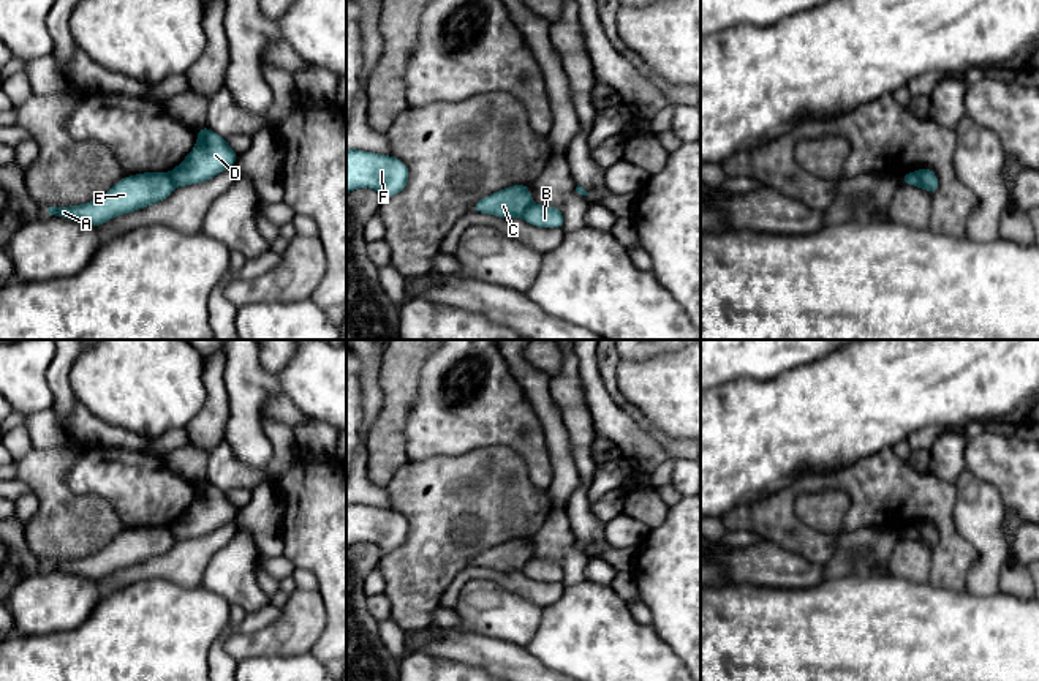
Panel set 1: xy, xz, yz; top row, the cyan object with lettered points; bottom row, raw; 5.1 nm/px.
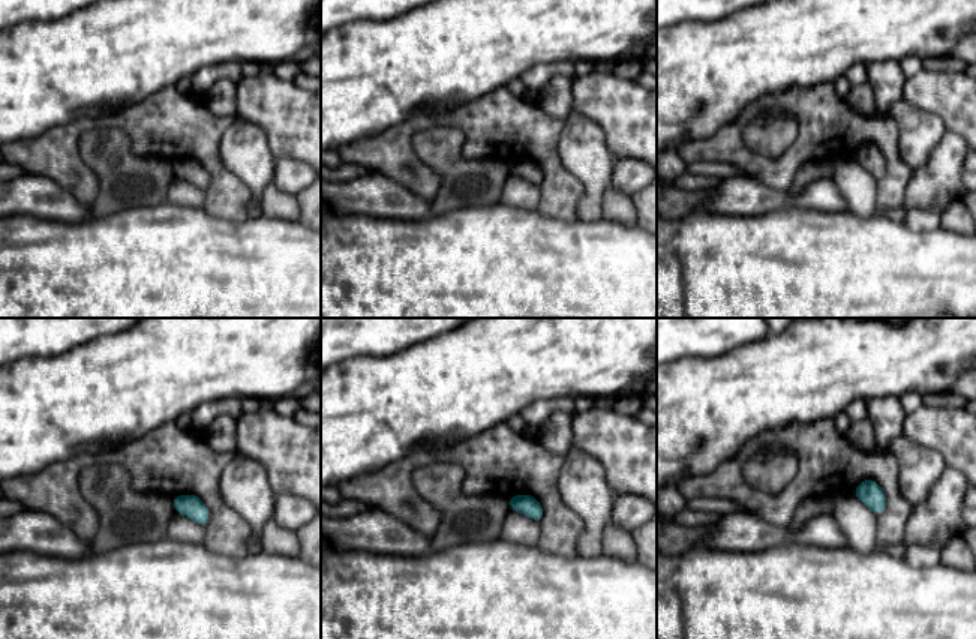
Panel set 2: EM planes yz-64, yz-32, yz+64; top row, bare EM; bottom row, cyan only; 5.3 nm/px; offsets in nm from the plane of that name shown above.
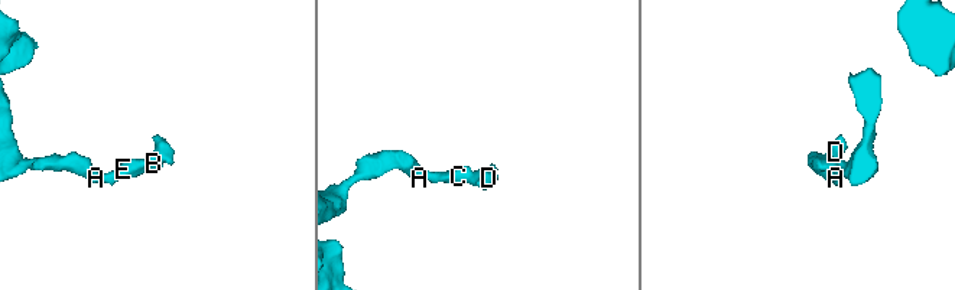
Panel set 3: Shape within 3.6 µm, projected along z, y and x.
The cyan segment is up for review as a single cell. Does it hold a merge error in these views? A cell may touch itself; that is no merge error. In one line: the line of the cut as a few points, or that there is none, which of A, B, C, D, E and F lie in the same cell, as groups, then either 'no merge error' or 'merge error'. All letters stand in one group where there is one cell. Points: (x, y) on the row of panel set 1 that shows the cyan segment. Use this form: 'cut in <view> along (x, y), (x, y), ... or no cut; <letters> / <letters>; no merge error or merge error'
cut in yz along (916, 171), (921, 182), (930, 191); A C E F / B D; merge error

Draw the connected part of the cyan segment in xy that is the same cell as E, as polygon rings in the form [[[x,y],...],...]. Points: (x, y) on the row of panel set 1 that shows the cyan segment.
[[[142,172],[123,177],[106,194],[87,204],[68,207],[44,205],[43,213],[100,228],[111,218],[168,199],[174,190],[171,172]]]

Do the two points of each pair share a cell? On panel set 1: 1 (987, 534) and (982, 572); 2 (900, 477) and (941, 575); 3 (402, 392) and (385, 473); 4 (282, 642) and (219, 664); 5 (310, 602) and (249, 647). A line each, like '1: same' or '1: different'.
1: same
2: same
3: same
4: different
5: same

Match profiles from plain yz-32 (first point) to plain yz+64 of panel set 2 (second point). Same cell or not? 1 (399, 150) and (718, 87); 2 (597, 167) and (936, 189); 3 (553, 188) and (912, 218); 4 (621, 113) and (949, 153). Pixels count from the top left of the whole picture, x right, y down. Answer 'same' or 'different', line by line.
1: different
2: different
3: different
4: different

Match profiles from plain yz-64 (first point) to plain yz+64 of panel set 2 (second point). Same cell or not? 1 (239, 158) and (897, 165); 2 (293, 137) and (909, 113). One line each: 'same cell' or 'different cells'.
1: different cells
2: different cells

